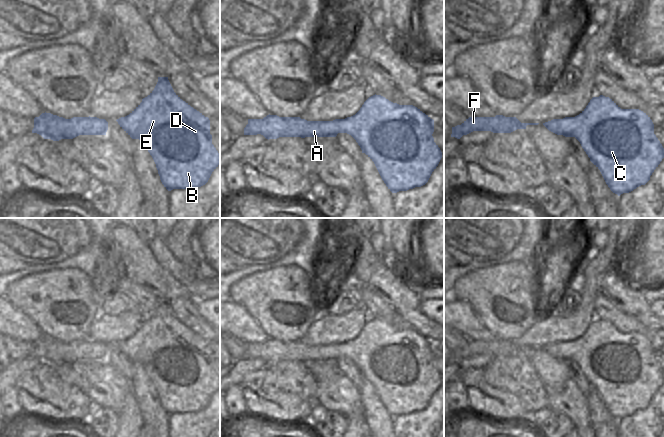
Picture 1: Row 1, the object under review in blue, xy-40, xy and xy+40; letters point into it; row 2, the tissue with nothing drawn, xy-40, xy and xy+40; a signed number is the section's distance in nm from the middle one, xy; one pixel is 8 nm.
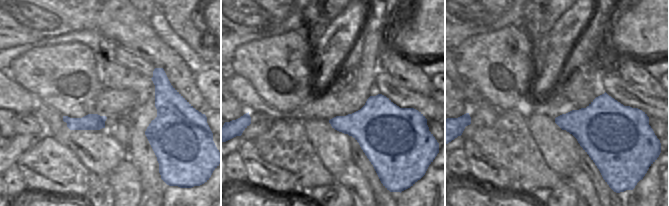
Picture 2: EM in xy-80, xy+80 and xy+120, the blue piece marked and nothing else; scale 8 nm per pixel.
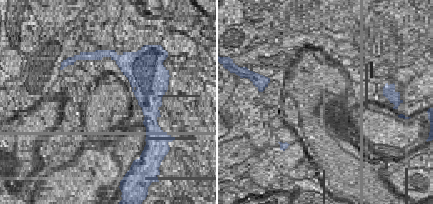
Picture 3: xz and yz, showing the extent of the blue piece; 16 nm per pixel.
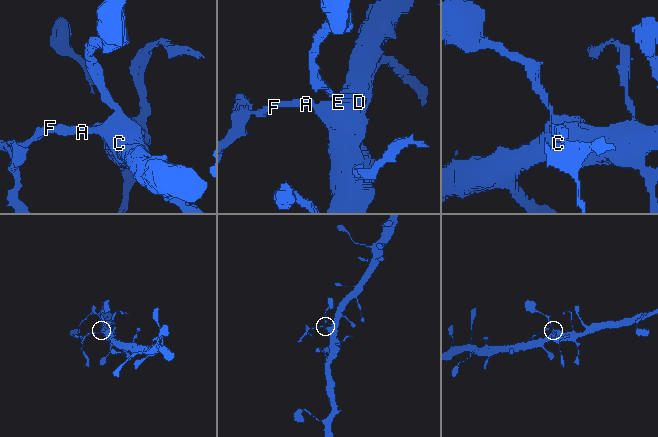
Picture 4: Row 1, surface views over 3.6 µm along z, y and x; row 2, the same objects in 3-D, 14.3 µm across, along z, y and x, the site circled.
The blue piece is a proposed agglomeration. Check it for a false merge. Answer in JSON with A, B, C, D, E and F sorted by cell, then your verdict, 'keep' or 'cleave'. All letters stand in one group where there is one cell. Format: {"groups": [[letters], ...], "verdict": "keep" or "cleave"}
{"groups": [["A", "F"], ["B", "C", "D", "E"]], "verdict": "cleave"}

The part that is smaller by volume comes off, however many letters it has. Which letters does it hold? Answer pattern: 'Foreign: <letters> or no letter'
Foreign: A, F

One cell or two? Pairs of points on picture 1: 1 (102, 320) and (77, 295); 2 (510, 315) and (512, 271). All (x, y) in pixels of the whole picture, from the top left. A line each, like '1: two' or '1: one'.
1: two
2: one

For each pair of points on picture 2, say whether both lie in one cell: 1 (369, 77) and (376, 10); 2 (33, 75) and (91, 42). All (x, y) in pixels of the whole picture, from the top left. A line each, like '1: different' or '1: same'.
1: different
2: different

